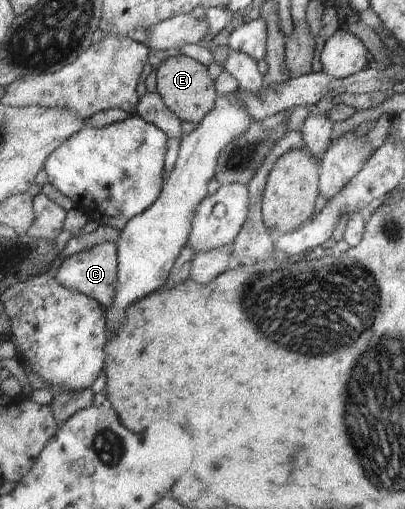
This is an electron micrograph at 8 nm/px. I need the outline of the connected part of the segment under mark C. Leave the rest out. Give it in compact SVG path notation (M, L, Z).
M114 242L95 244L89 250L62 258L57 265L56 278L65 288L94 298L106 309L114 304L114 292L118 287L118 246Z

